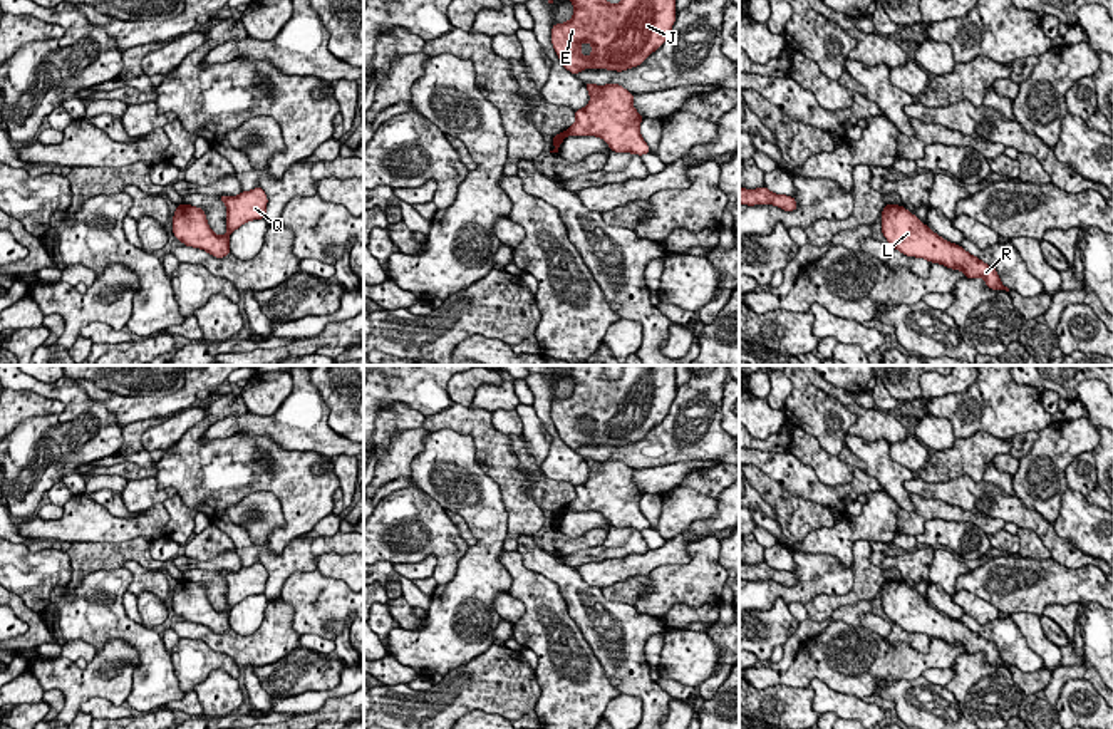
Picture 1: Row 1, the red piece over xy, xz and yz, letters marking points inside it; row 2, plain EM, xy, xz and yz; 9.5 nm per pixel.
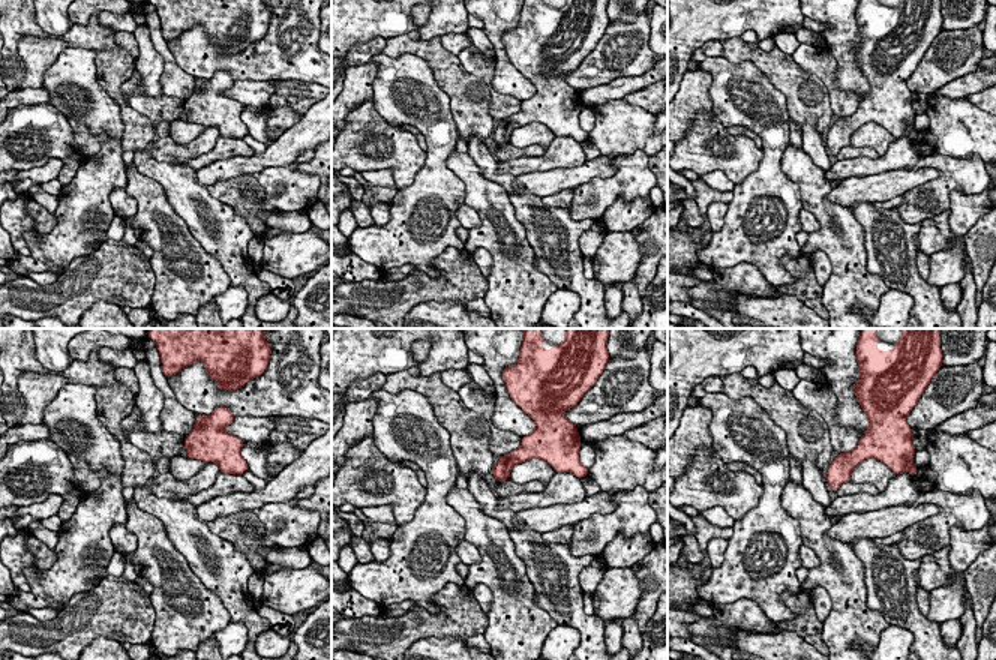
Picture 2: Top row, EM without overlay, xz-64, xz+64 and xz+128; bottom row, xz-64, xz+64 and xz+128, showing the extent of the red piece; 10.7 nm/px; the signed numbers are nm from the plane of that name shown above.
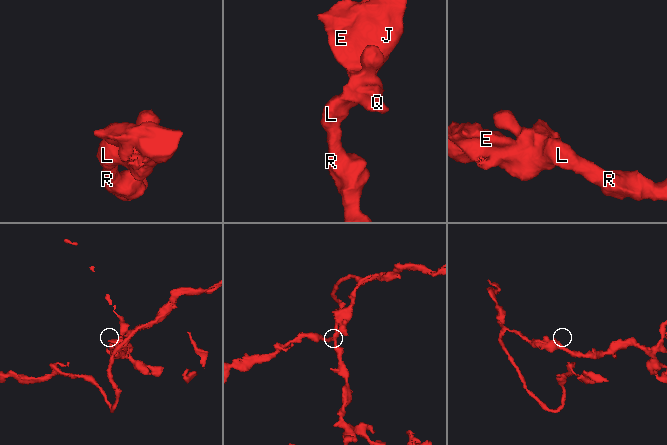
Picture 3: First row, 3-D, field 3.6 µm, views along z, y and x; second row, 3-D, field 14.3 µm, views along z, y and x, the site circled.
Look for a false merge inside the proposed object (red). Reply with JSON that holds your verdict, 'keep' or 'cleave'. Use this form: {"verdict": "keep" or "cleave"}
{"verdict": "keep"}

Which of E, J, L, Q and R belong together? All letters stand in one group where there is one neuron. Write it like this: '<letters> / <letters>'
E J L Q R

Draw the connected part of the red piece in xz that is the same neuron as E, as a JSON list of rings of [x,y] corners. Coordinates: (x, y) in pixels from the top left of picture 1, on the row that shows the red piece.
[[[607,0],[570,2],[573,3],[573,17],[565,23],[555,23],[550,39],[560,62],[573,75],[583,69],[622,72],[644,64],[644,60],[667,40],[677,15],[676,0],[622,0],[617,5],[612,5]]]

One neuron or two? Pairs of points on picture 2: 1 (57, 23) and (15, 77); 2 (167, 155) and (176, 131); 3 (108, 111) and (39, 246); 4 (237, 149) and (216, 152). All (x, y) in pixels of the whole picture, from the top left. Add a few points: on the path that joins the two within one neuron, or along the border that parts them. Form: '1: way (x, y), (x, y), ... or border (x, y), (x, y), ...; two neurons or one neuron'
1: border (33, 15), (35, 21), (47, 33); two neurons
2: border (206, 126), (189, 141), (174, 141), (168, 135); two neurons
3: way (113, 147), (107, 168), (75, 218); one neuron
4: way (233, 149), (221, 150); one neuron

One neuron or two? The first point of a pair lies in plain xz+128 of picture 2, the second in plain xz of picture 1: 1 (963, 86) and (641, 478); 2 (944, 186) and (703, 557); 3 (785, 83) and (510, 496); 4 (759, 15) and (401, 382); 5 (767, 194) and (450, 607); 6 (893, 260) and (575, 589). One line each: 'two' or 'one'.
1: one
2: one
3: one
4: one
5: one
6: one

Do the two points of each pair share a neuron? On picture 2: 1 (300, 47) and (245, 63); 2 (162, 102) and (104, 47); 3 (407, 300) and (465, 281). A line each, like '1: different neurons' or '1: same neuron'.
1: same neuron
2: different neurons
3: same neuron

